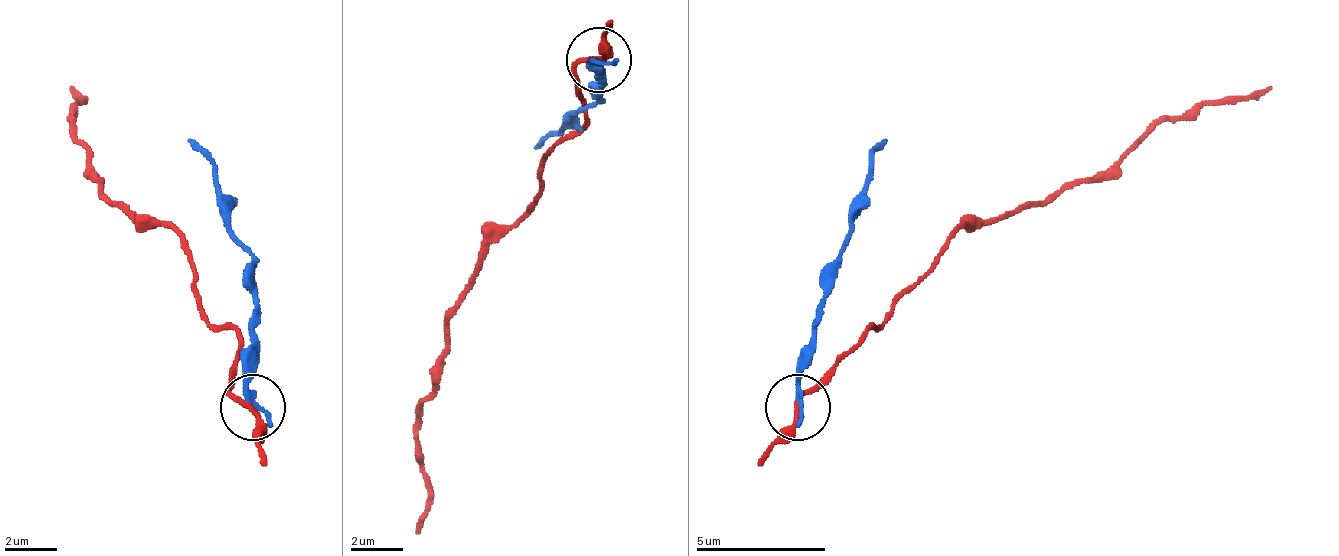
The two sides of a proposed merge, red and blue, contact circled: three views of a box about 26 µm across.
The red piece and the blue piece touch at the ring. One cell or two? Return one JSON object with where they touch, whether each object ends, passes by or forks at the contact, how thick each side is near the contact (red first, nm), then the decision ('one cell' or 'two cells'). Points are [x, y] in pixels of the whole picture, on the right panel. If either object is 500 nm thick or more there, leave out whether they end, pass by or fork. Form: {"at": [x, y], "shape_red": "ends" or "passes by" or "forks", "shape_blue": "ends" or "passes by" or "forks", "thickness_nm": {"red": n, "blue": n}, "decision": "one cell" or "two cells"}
{"at": [798, 407], "shape_red": "passes by", "shape_blue": "ends", "thickness_nm": {"red": 200, "blue": 240}, "decision": "two cells"}

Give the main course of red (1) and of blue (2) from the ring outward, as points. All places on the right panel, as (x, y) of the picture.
1: (796, 409), (855, 343), (894, 311), (959, 226), (1103, 180), (1161, 122), (1246, 102), (1272, 89)
2: (803, 409), (796, 356), (816, 330), (822, 272), (855, 226), (868, 167), (887, 141)

